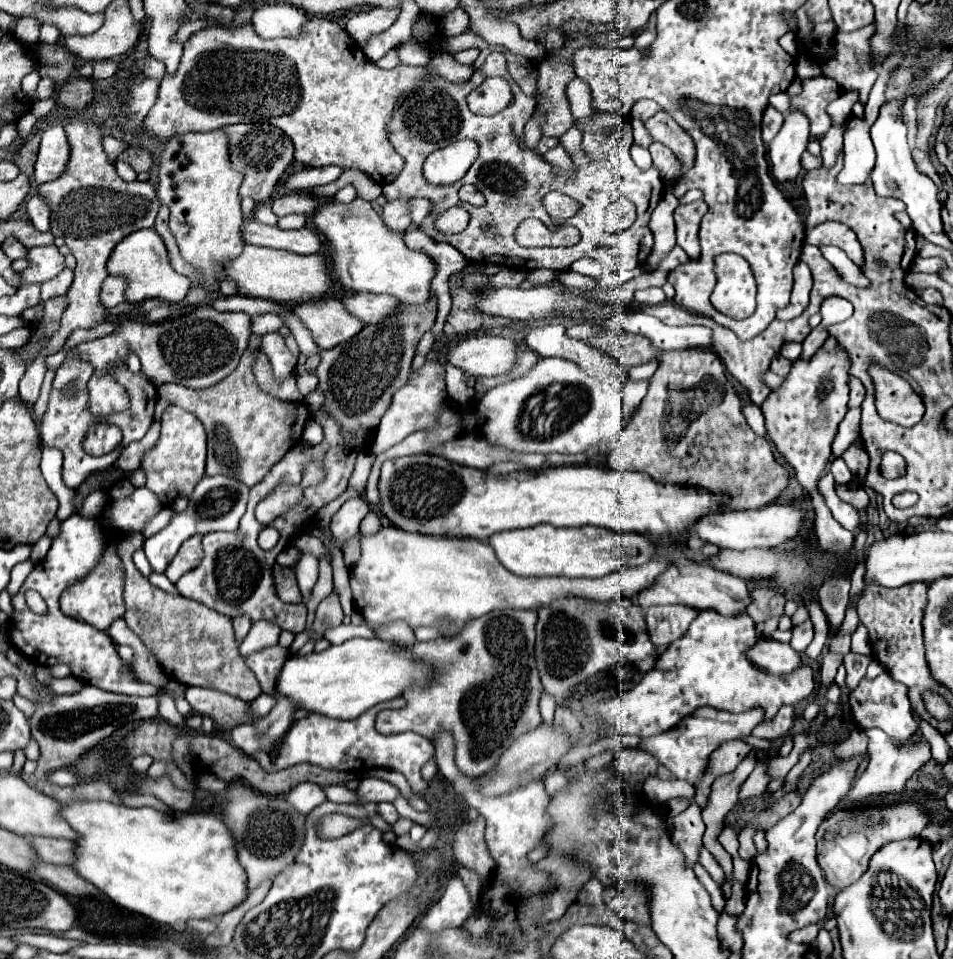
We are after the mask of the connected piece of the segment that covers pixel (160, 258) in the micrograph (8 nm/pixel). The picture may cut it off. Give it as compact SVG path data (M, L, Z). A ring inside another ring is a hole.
M140 229L140 231L134 231L130 237L122 239L118 243L118 247L114 249L114 253L110 255L108 273L110 275L120 273L120 275L128 277L130 285L126 289L126 299L130 303L140 303L140 301L152 299L152 297L170 301L170 303L180 303L180 301L184 301L184 297L192 285L186 275L180 275L174 271L174 267L170 265L170 259L168 259L166 245L154 229Z

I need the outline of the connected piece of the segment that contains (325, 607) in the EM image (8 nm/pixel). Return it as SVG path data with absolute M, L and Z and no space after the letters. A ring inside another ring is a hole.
M332 591L326 599L320 601L320 605L316 609L316 619L312 623L312 631L298 633L296 639L294 639L294 643L292 643L292 647L290 647L290 653L300 651L300 647L306 641L310 641L310 639L314 639L314 641L322 639L324 637L324 631L328 627L338 627L342 623L342 617L344 615L342 615L342 607L340 607L340 601L338 601L338 593Z

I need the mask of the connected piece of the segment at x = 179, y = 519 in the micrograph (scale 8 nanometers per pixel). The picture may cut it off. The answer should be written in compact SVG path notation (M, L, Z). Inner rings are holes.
M206 475L196 485L196 489L188 501L188 509L184 513L176 513L166 529L162 529L160 533L146 539L144 553L152 565L152 571L164 573L168 563L174 559L176 551L180 549L180 545L196 533L206 535L212 531L236 531L238 521L246 511L246 501L248 501L248 487L242 485L242 481L232 479L232 477L222 477L222 475L218 475L218 477Z

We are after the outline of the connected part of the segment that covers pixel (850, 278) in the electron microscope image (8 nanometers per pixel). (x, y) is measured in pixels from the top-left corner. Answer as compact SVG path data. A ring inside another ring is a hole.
M822 245L819 247L822 255L825 256L834 269L836 273L850 285L854 287L860 287L860 289L866 289L870 285L868 277L862 275L862 271L858 269L858 265L854 265L854 262L850 260L844 251L835 246Z

